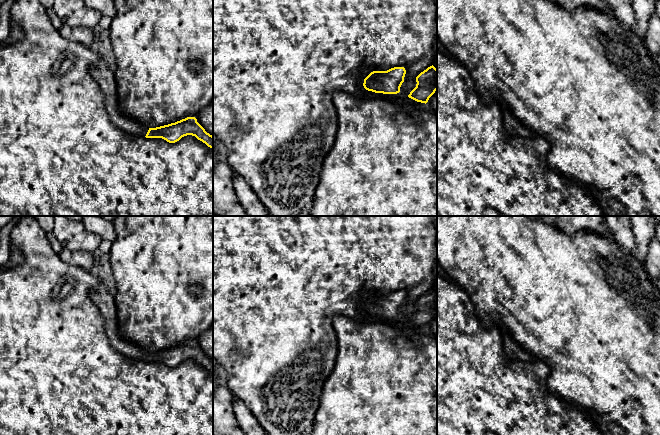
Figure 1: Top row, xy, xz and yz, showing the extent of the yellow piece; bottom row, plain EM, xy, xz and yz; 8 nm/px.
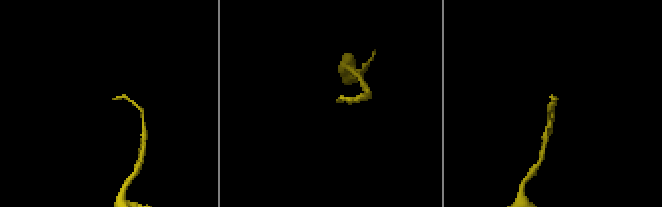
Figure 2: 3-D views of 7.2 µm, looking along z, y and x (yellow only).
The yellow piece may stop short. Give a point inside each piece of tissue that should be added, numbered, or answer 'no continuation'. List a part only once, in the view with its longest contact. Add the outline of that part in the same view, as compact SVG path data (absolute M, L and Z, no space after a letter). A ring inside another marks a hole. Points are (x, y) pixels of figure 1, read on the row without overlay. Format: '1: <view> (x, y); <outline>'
1: xy (100, 295); M101 282L91 290L90 295L104 317L106 334L112 347L127 357L145 361L149 351L121 336L117 323L118 311L115 298L109 293L107 287Z

